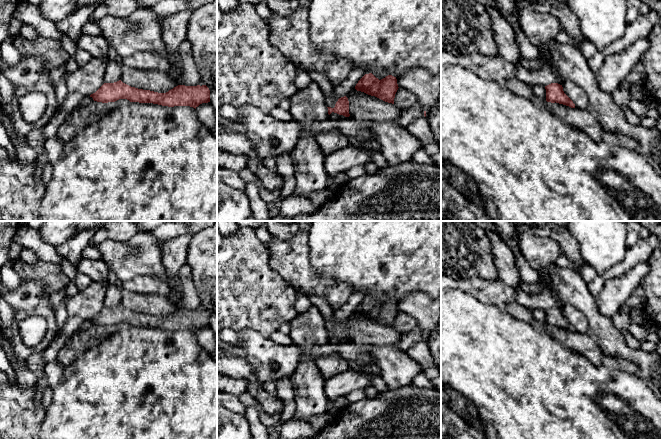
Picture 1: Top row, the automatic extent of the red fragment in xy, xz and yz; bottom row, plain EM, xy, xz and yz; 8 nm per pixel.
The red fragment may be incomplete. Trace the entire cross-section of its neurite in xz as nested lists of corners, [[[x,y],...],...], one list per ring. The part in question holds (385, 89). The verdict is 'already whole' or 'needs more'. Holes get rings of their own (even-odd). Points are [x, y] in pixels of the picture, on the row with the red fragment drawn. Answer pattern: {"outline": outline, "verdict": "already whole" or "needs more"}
{"outline": [[[372,73],[365,74],[355,86],[357,91],[375,96],[392,104],[394,104],[394,98],[398,88],[396,77],[388,75],[379,80]]], "verdict": "already whole"}

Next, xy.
{"outline": [[[119,80],[104,83],[90,97],[102,103],[127,99],[130,102],[153,103],[168,107],[190,106],[196,109],[200,104],[210,102],[210,90],[206,85],[178,85],[166,93],[158,93],[131,87]]], "verdict": "already whole"}

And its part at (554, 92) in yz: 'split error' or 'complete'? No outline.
complete

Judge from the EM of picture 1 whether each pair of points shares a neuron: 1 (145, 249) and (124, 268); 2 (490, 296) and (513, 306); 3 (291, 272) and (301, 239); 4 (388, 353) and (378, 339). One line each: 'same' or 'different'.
1: same
2: same
3: same
4: different

